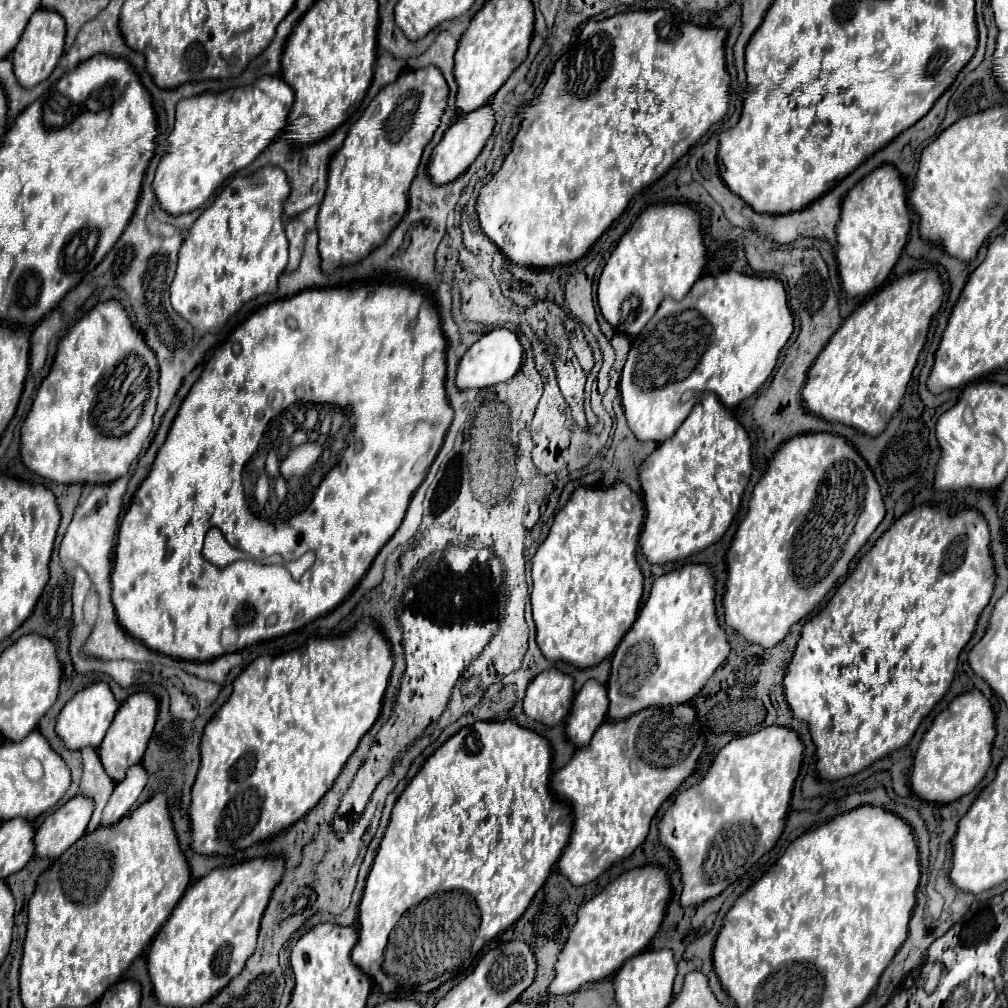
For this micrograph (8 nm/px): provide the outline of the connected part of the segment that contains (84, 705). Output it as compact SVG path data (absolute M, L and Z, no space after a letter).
M94 682L94 684L86 686L84 690L76 692L66 702L66 706L62 708L62 712L58 714L58 720L56 720L56 734L62 738L64 746L70 750L82 750L84 746L98 748L100 742L104 740L116 712L118 712L118 702L114 700L110 686L106 682Z

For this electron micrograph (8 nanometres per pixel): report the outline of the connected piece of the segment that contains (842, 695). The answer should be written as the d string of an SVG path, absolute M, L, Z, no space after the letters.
M922 504L900 516L872 546L870 552L866 552L858 566L852 570L852 574L838 586L836 594L830 598L826 608L814 616L810 622L804 624L802 628L802 638L796 646L796 652L792 656L792 662L788 664L788 672L784 676L784 694L786 700L794 712L796 718L802 718L808 722L812 740L816 744L816 768L820 778L824 780L840 780L852 774L858 774L860 770L868 768L876 760L884 758L886 754L904 748L910 738L914 736L918 724L930 714L930 710L936 706L936 702L946 694L950 688L950 682L956 674L958 666L958 656L968 644L968 640L974 634L978 616L990 602L992 590L996 582L996 572L994 572L994 562L992 562L992 552L990 552L990 532L984 516L976 508L966 508L950 514L946 506L930 506Z

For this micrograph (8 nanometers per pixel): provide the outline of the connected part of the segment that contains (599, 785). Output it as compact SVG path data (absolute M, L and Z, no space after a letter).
M690 704L644 708L628 720L604 722L592 736L590 744L576 750L572 760L551 777L551 788L557 798L572 804L574 808L574 830L564 854L558 860L560 872L574 886L586 886L616 862L632 856L632 852L644 842L650 822L664 800L668 800L682 786L682 782L694 774L704 746L706 738L700 738L698 716Z

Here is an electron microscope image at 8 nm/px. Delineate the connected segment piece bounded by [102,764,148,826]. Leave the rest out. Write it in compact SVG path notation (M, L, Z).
M134 764L132 768L128 768L126 778L116 784L116 788L108 800L108 806L104 808L102 826L110 826L130 812L132 804L138 800L140 792L144 790L146 780L148 780L148 774L144 772L142 764Z

